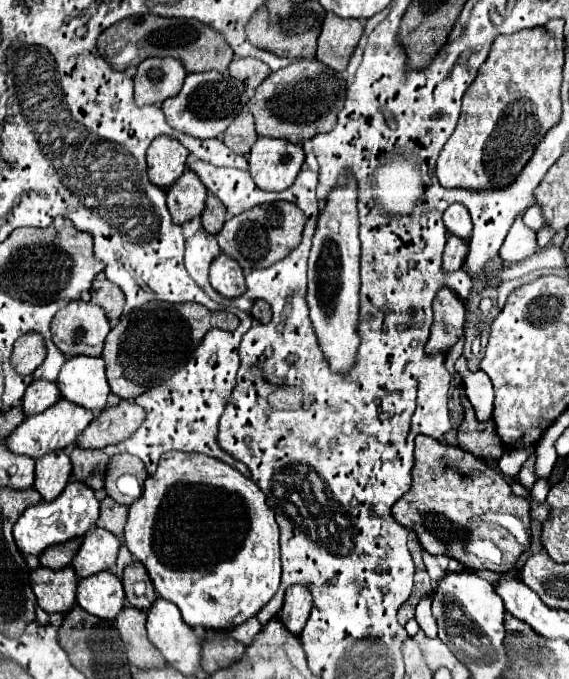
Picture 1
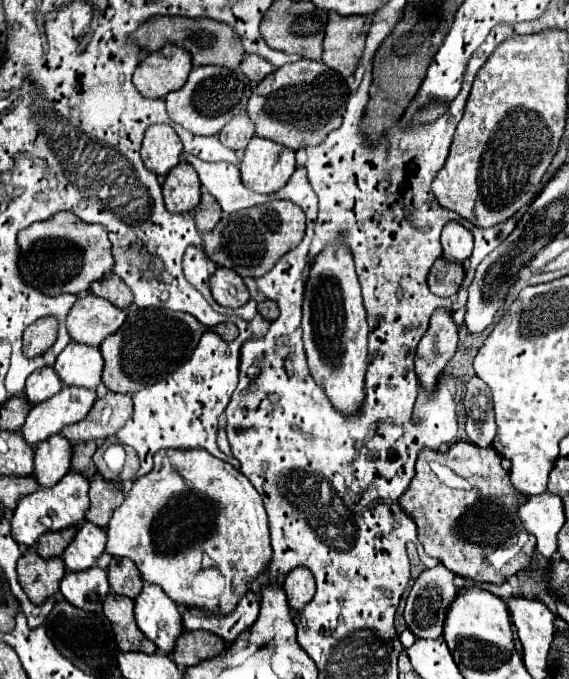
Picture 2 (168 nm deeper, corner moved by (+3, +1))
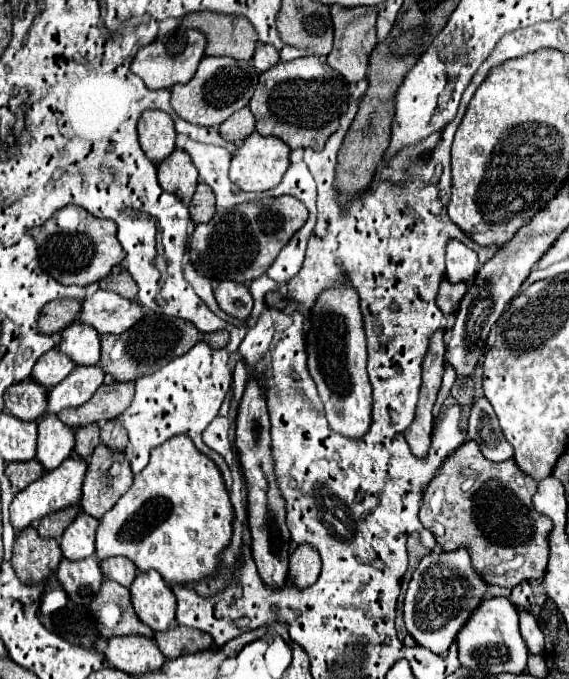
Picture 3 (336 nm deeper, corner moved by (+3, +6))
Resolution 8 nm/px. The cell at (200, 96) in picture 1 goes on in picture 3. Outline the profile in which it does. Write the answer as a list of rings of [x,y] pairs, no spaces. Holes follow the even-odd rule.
[[[203,57],[193,79],[171,89],[171,107],[189,123],[203,127],[221,125],[227,117],[249,103],[257,85],[257,77],[259,73],[249,61],[237,61],[233,57]]]

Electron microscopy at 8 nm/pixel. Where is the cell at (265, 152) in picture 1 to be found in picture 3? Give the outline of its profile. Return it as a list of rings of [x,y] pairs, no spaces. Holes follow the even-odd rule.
[[[257,131],[253,135],[249,135],[243,145],[233,153],[231,159],[231,169],[229,169],[229,179],[241,189],[241,191],[267,191],[273,185],[279,185],[281,177],[285,175],[287,167],[289,167],[289,147],[277,139],[277,137],[263,137]]]

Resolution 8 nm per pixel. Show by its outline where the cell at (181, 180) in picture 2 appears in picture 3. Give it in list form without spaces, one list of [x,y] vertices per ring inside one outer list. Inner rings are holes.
[[[175,149],[167,159],[163,159],[157,165],[157,175],[159,175],[159,185],[163,187],[163,191],[179,199],[191,197],[195,193],[197,169],[191,157],[181,149]]]

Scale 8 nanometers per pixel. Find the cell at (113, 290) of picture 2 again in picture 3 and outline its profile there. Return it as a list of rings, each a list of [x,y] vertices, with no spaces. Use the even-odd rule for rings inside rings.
[[[115,265],[115,269],[105,279],[99,281],[99,287],[105,291],[113,291],[127,299],[135,299],[137,291],[139,291],[137,283],[133,281],[133,277],[129,275],[129,271],[123,265]]]

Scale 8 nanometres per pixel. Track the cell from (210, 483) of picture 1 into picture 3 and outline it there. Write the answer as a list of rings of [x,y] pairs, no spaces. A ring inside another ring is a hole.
[[[175,435],[151,451],[147,467],[135,475],[133,485],[117,505],[99,519],[95,555],[99,559],[121,555],[131,559],[141,571],[157,569],[169,585],[197,583],[215,571],[219,553],[229,545],[233,515],[229,493],[215,463],[199,453],[187,435]]]

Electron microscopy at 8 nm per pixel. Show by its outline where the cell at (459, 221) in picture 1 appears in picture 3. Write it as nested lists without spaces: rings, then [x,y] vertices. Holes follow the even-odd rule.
[[[449,241],[447,245],[447,281],[449,283],[467,283],[479,271],[477,253],[463,245],[461,241]]]

